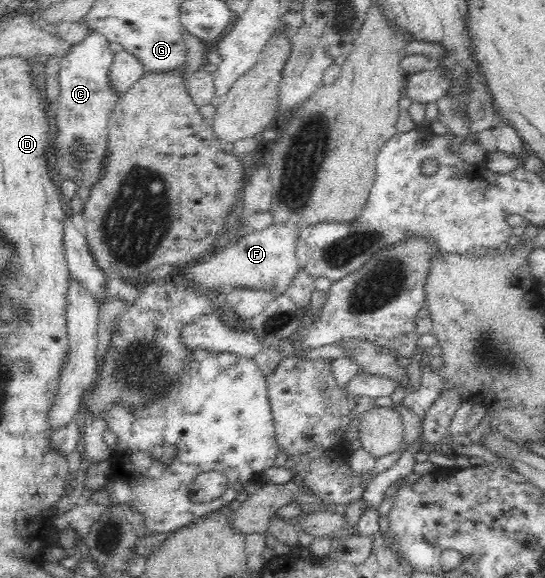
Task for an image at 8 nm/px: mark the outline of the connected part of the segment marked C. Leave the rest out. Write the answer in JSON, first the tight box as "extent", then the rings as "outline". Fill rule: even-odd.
{"extent":[56,29,119,187],"outline":[[[88,29],[88,33],[71,48],[71,52],[59,60],[59,100],[56,102],[56,122],[58,126],[57,143],[57,164],[60,170],[61,180],[72,176],[77,182],[83,180],[84,184],[89,187],[99,178],[101,162],[107,150],[106,138],[108,129],[108,120],[111,111],[115,108],[119,96],[110,88],[108,83],[108,72],[114,59],[115,52],[109,47],[110,40],[99,33],[97,30]]]}

